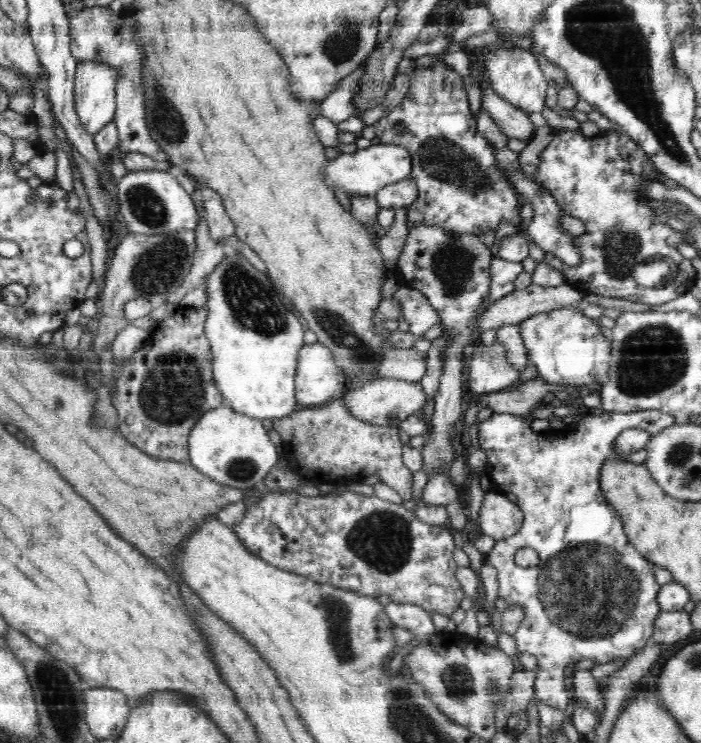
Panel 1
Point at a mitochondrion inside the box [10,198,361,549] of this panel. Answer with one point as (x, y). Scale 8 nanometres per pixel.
(173, 391)

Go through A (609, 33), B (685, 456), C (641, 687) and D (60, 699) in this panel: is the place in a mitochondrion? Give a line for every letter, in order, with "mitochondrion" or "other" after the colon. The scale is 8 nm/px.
A: mitochondrion
B: mitochondrion
C: other
D: mitochondrion

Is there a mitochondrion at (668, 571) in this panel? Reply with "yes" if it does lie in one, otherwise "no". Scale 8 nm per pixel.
no

